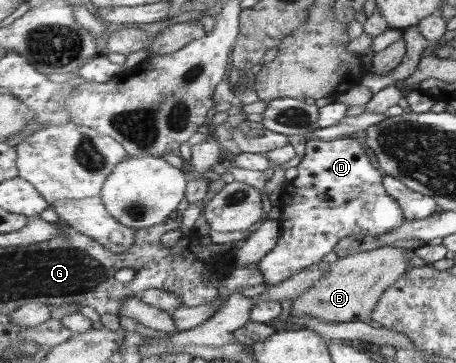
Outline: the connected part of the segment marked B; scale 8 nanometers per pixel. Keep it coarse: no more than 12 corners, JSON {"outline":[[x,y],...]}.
{"outline":[[394,246],[339,257],[290,316],[372,321],[418,261]]}

